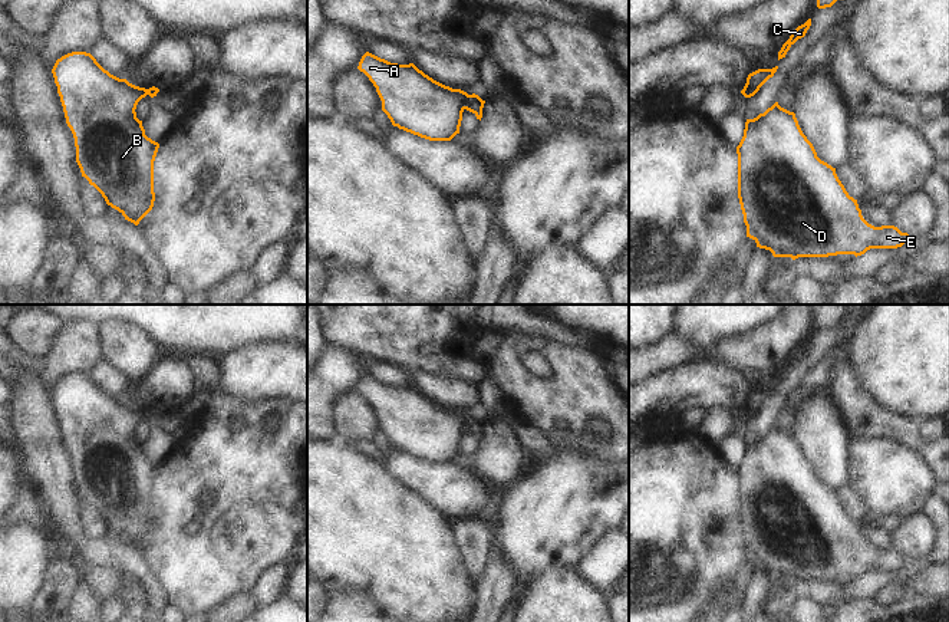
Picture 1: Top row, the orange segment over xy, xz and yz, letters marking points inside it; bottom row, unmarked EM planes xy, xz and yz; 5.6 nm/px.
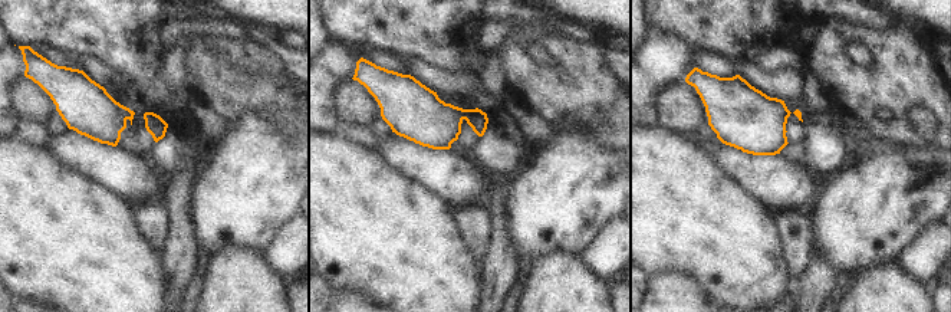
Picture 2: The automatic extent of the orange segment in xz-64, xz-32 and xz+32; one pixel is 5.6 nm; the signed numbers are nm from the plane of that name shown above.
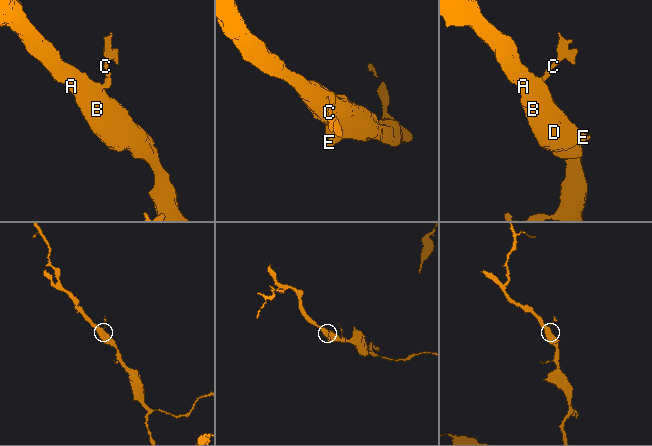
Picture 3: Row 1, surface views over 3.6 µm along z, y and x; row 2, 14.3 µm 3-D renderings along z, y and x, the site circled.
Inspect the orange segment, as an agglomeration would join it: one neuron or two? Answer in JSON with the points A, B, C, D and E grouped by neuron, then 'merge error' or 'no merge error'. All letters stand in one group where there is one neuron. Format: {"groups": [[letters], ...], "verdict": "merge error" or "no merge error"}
{"groups": [["A", "B", "D", "E"], ["C"]], "verdict": "merge error"}

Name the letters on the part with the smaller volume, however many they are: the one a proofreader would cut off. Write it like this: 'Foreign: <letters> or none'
Foreign: C

